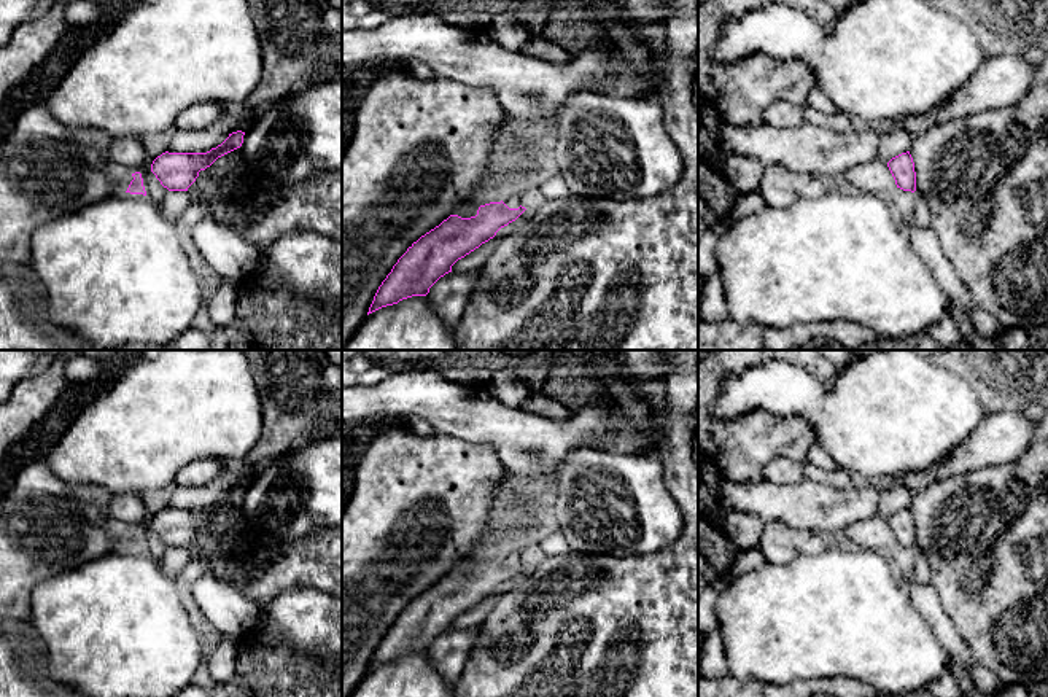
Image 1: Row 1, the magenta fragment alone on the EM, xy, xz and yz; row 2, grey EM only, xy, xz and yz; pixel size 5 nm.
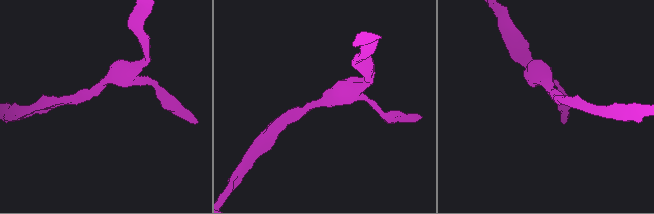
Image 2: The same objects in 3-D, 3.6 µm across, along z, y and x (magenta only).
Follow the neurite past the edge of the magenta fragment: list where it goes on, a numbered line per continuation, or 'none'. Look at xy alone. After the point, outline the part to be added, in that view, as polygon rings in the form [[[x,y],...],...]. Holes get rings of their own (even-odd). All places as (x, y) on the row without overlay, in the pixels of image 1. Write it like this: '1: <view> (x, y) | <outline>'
none

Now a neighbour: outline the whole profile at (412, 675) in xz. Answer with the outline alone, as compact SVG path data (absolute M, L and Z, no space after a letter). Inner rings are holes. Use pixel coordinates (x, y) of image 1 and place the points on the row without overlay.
M412 652L369 670L350 697L453 697L426 652Z

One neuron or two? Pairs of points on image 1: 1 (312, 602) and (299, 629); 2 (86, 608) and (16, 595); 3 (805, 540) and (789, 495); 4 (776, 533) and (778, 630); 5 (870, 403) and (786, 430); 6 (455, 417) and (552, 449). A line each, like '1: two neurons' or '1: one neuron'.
1: one neuron
2: two neurons
3: two neurons
4: two neurons
5: two neurons
6: one neuron

